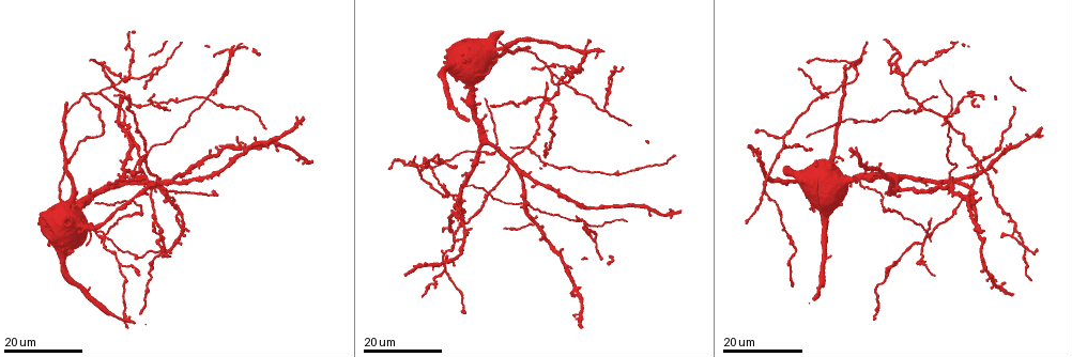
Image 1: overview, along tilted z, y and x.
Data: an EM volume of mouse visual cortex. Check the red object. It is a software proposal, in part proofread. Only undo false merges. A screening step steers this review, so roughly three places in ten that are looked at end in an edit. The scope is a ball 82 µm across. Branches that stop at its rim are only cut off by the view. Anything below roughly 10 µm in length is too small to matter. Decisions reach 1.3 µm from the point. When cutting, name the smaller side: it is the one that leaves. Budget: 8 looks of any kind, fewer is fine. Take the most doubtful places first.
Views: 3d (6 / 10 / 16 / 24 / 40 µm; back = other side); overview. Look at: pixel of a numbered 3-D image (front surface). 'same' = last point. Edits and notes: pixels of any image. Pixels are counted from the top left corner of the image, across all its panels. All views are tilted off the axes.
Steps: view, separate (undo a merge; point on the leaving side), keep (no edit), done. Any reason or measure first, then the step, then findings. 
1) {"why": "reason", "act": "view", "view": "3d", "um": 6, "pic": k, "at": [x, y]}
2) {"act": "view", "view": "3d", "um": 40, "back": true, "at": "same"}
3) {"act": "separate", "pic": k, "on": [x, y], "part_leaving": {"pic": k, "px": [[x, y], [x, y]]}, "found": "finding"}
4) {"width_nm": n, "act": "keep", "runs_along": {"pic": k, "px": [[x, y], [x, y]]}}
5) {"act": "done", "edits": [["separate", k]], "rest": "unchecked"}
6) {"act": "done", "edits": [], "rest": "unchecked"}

{"why": "four or more arms meet", "act": "view", "view": "3d", "um": 16, "pic": 1, "at": [929, 238]}

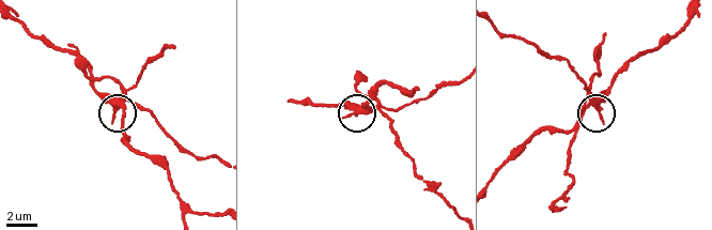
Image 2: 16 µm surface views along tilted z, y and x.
{"act": "view", "view": "3d", "um": 10, "pic": 2, "at": [118, 106]}

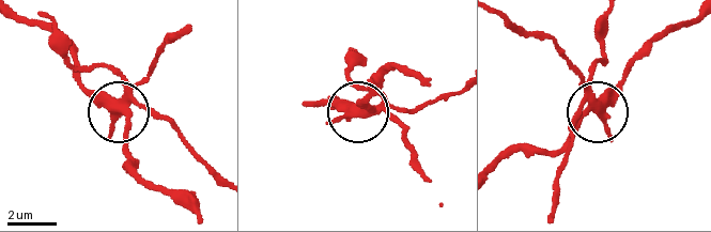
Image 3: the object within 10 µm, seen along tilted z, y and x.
{"width_nm": 350, "act": "separate", "pic": 3, "on": [117, 72], "part_leaving": {"pic": 3, "px": [[362, 112], [418, 107], [457, 92]]}, "found": "two cells meet here"}

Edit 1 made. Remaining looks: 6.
{"why": "four or more arms meet", "act": "view", "view": "3d", "um": 24, "pic": 1, "at": [528, 146]}

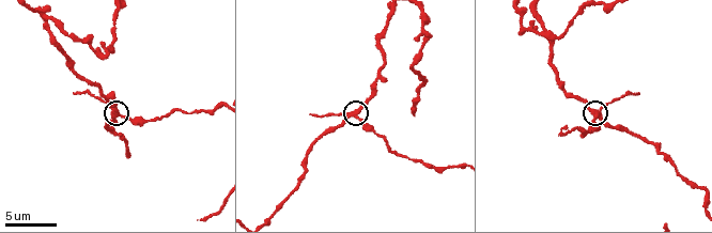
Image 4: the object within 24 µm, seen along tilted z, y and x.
{"why": "closer look", "act": "view", "view": "3d", "um": 6, "pic": 4, "at": [355, 111]}

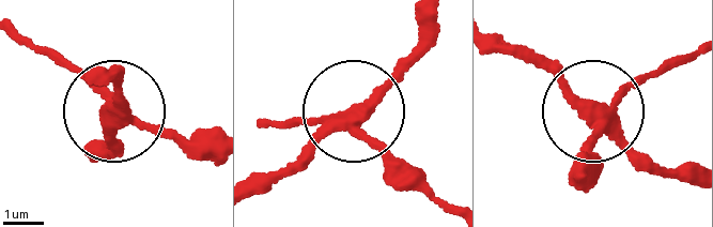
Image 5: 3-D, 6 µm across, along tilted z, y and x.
{"arms": 4, "act": "separate", "pic": 5, "on": [640, 80], "part_leaving": {"pic": 5, "px": [[356, 125], [454, 209]]}, "found": "two cells meet here"}

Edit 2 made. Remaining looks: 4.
{"why": "sudden change in width", "act": "view", "view": "3d", "um": 24, "pic": 1, "at": [217, 87]}

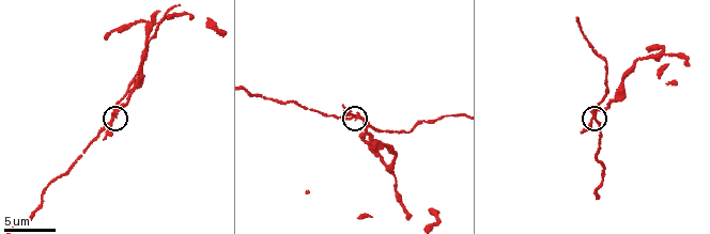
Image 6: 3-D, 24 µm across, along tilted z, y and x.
{"act": "view", "view": "3d", "um": 10, "pic": 6, "at": [112, 119]}

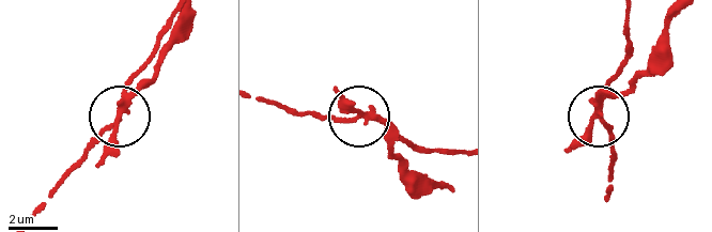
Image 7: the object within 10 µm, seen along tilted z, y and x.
{"width_nm": 210, "act": "separate", "pic": 7, "on": [138, 73], "part_leaving": {"pic": 7, "px": [[364, 118], [292, 112], [258, 98]]}, "found": "two cells meet here"}

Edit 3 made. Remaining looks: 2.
{"why": "three-way junction", "act": "view", "view": "3d", "um": 16, "pic": 1, "at": [412, 161]}

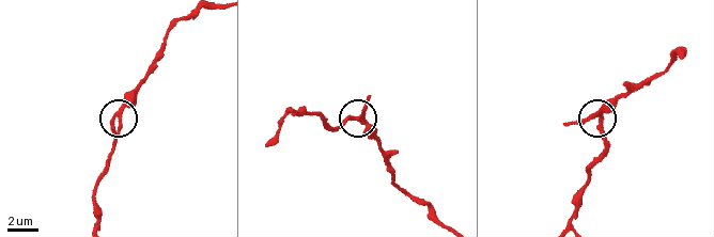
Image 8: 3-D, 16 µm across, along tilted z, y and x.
{"why": "zoom in", "act": "view", "view": "3d", "um": 10, "pic": 8, "at": [358, 120]}

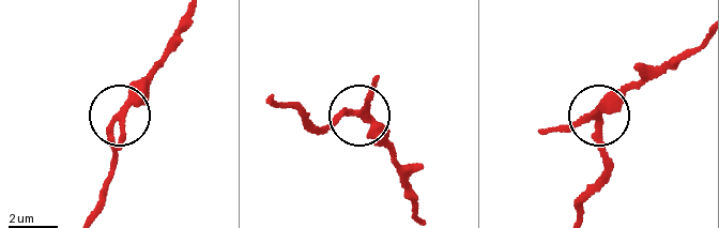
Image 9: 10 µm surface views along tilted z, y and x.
{"act": "keep", "found": "one cell here"}

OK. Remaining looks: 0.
{"act": "done", "edits": [["separate", 3], ["separate", 5], ["separate", 7]], "rest": "unchecked"}

